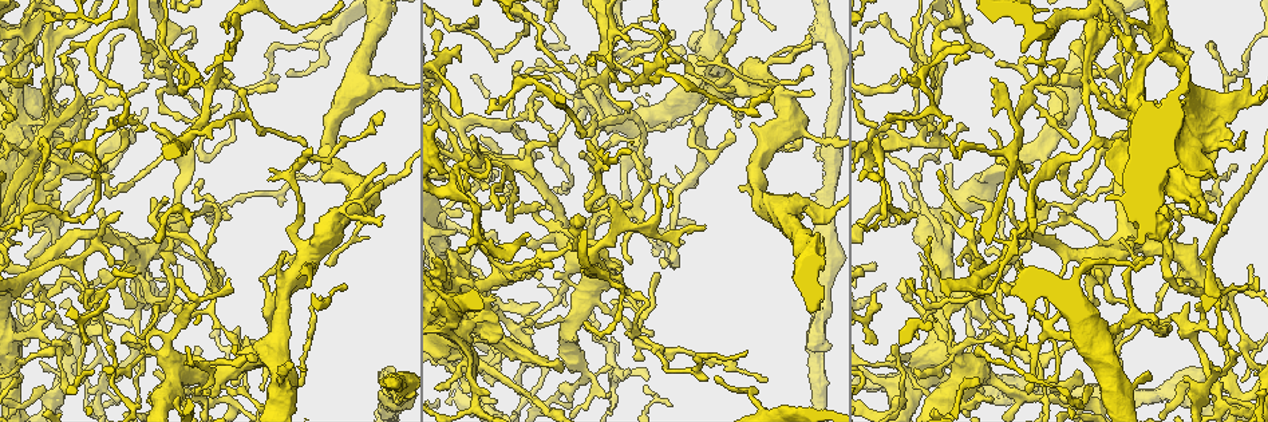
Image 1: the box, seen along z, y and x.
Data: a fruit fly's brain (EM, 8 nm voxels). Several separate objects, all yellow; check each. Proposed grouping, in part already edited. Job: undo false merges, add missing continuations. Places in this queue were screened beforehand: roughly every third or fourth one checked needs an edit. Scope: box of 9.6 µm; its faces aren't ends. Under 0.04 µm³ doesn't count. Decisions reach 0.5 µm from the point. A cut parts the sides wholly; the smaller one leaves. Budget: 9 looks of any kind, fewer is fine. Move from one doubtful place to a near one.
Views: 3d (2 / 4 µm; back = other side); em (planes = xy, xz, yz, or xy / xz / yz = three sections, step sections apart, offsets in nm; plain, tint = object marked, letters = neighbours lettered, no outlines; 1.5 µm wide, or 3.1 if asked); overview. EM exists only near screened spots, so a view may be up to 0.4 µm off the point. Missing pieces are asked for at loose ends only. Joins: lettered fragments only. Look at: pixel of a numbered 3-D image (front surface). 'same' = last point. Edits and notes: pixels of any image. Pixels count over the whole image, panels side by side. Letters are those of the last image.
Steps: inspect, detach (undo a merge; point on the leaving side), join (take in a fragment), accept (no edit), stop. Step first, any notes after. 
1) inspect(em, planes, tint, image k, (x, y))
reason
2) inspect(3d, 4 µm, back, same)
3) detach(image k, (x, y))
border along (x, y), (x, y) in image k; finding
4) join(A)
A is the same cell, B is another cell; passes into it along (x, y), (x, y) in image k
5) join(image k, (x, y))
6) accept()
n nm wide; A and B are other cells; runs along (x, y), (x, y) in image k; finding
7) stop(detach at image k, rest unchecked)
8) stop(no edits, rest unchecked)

inspect(3d, 2 µm, image 1, (746, 352))
tapers out

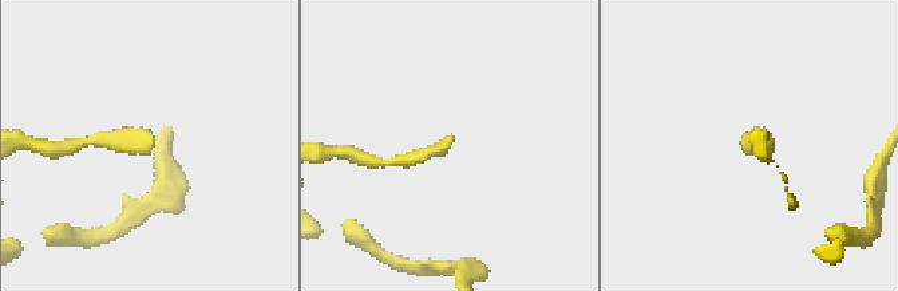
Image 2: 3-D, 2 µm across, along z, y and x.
inspect(em, planes, letters, image 2, (745, 146))

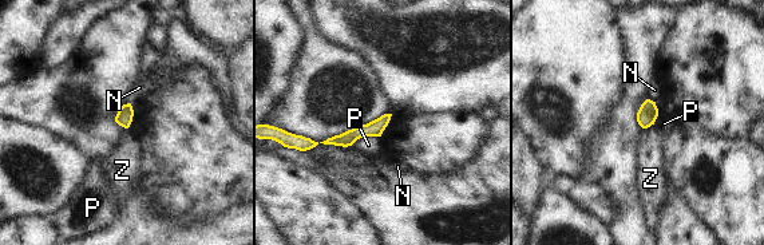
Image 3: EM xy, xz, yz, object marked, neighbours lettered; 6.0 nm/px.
accept()
P touches over 190 nm; N, P and Z are other cells; runs along (387, 117), (375, 129), (331, 141) in image 3; no lettered fragment goes on from it

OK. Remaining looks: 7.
inspect(em, planes, letters, image 1, (179, 68))
arms part here

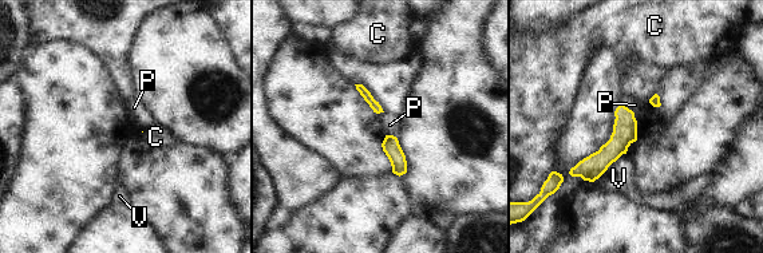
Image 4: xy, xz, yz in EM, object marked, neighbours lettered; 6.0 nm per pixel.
accept()
C, P and V are other cells; border along (552, 170), (542, 185) in image 4; continuous, no second neuron

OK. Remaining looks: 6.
inspect(3d, 2 µm, image 1, (304, 146))
tapers out

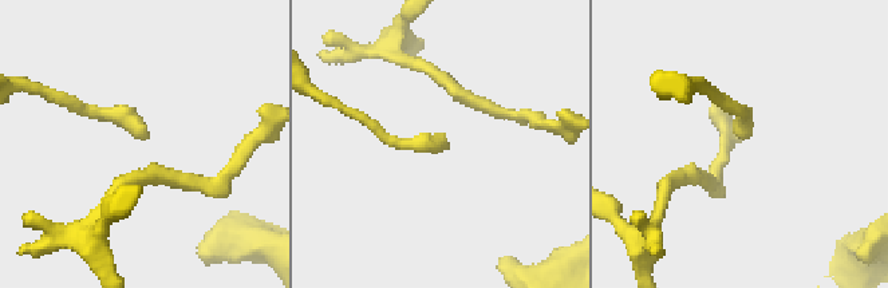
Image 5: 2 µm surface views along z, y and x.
inspect(em, planes, letters, image 5, (445, 136))

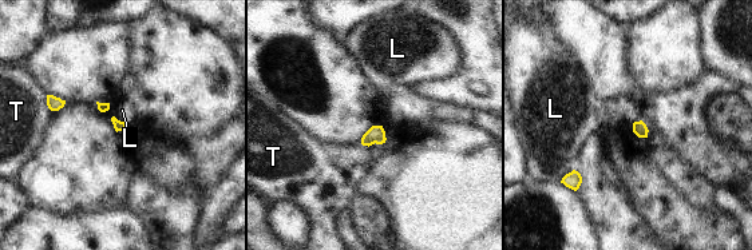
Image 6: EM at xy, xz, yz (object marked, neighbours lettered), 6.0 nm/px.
accept()
L and T are other cells; border along (573, 169), (559, 182) in image 6; none of them fits

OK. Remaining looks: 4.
inspect(3d, 4 µm, image 1, (644, 142))
three-way junction

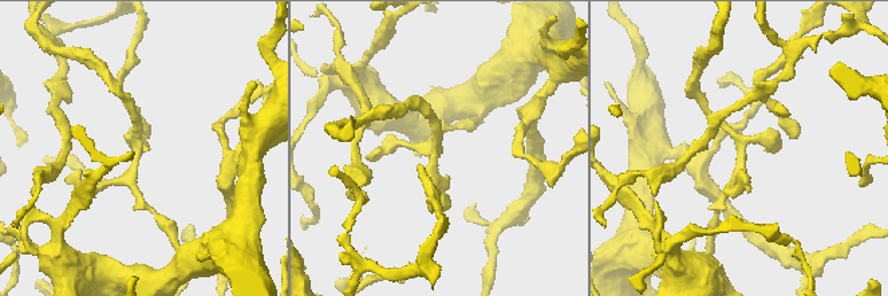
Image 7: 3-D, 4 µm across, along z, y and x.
inspect(em, planes, tint, image 7, (739, 145))
3 arms; need the tissue

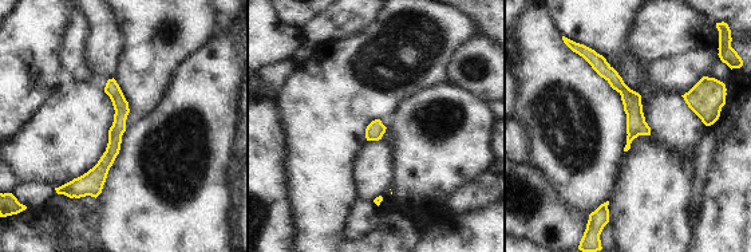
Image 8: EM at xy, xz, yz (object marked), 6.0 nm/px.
inspect(em, planes, letters, same)

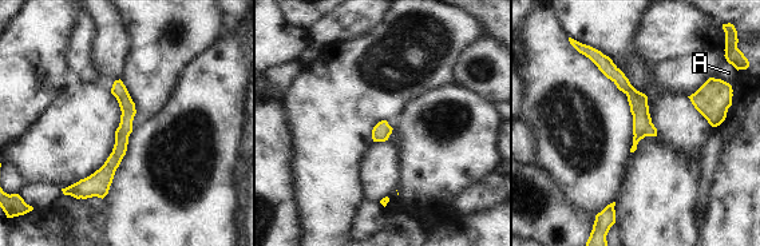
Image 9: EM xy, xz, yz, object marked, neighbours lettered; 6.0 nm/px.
accept()
A is another cell; runs along (586, 48), (634, 96), (653, 133) in image 9; continuous, no second neuron

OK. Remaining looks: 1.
stop(no edits, rest unchecked)

